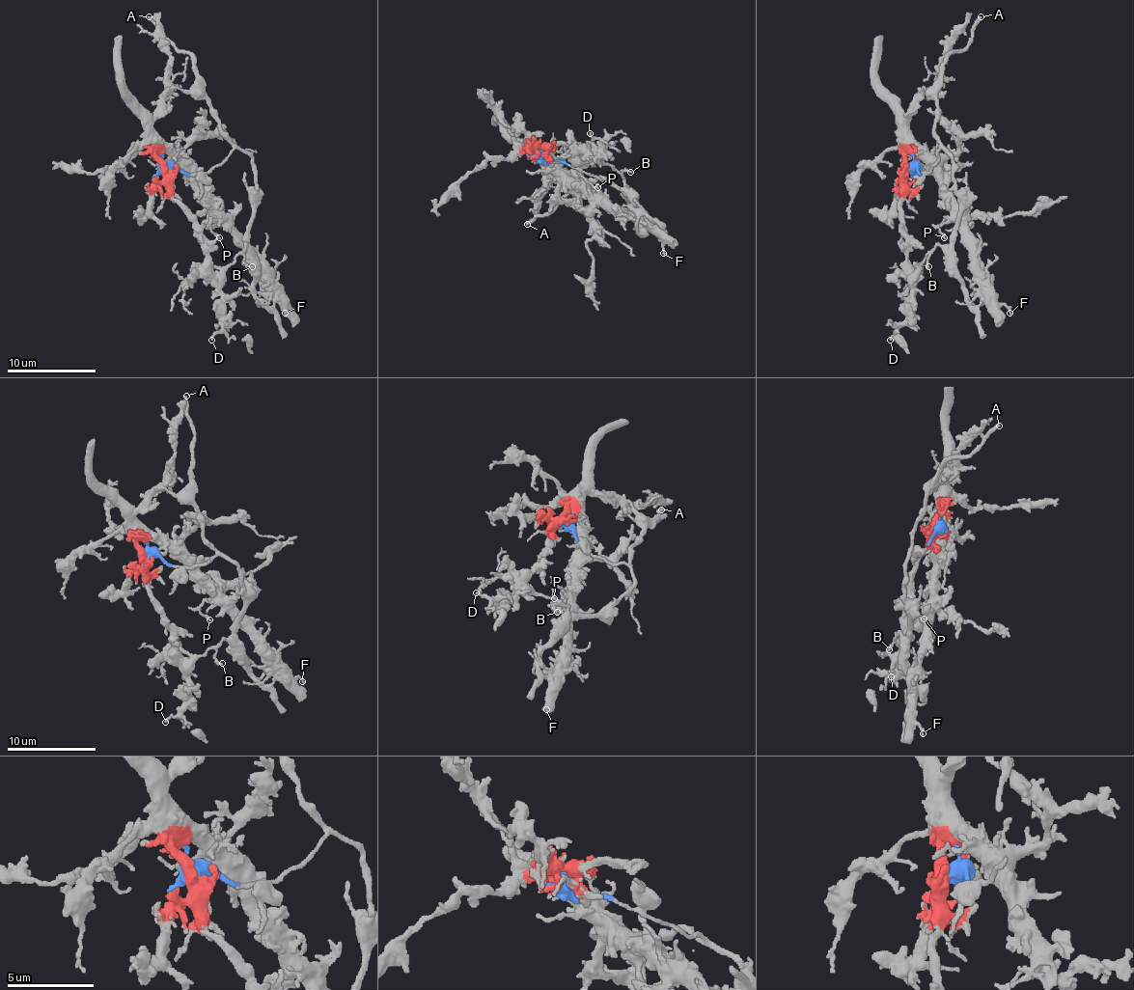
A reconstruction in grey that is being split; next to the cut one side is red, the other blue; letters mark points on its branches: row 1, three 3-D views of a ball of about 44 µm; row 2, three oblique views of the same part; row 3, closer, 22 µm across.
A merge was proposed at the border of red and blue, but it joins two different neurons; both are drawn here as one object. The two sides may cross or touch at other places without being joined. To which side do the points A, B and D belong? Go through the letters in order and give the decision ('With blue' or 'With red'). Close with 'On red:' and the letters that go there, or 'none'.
A: With blue
B: With blue
D: With red
On red: D

